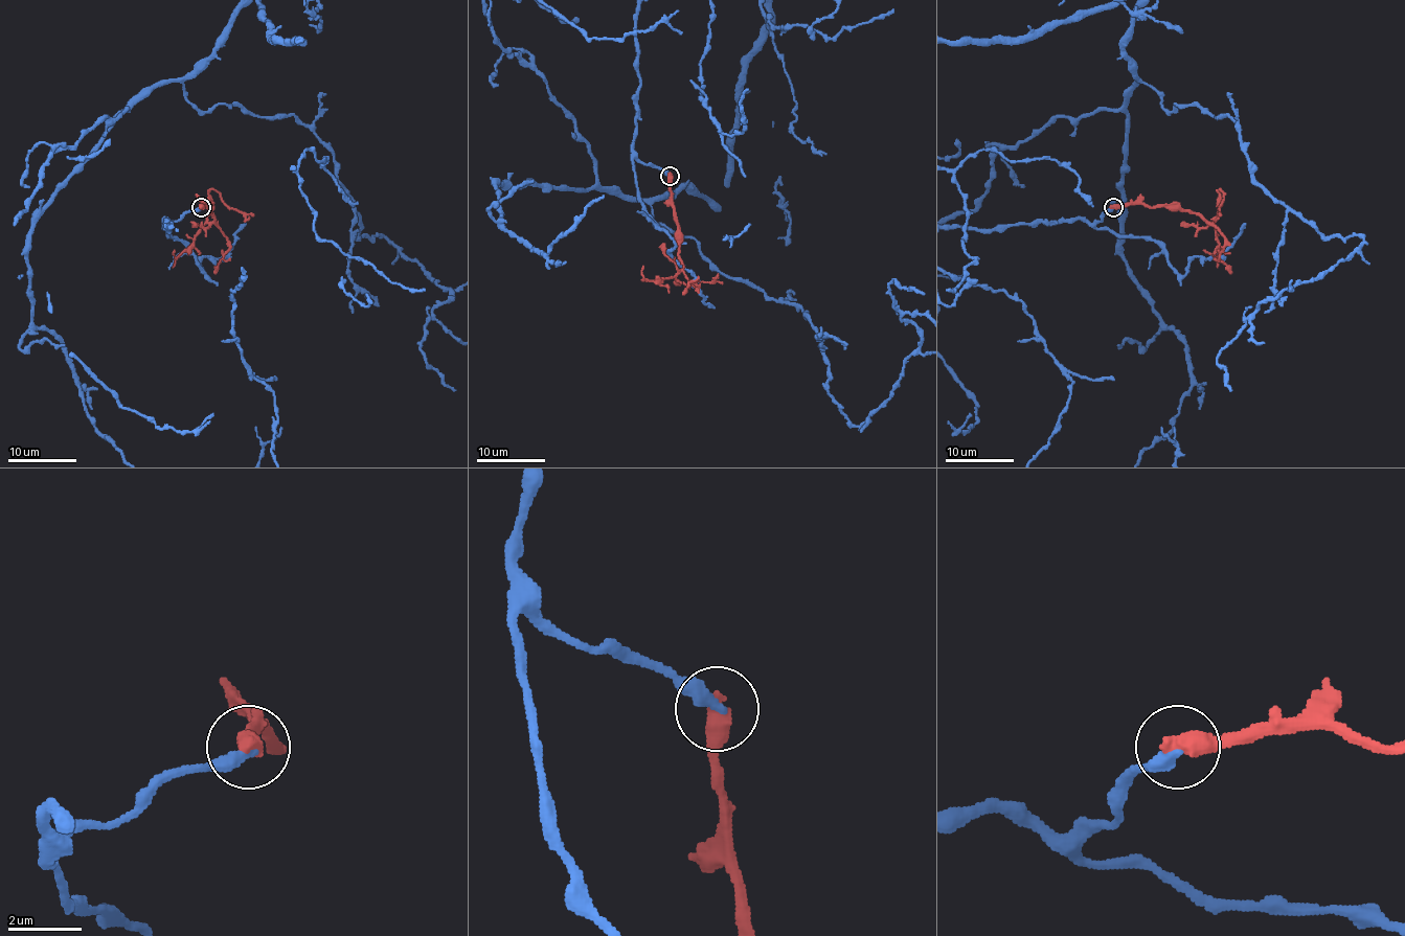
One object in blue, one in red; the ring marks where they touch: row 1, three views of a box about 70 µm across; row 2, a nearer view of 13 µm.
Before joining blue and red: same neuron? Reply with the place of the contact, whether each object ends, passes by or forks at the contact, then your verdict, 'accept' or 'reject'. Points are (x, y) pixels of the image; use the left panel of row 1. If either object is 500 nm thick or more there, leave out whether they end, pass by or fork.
at (201, 207); reject

